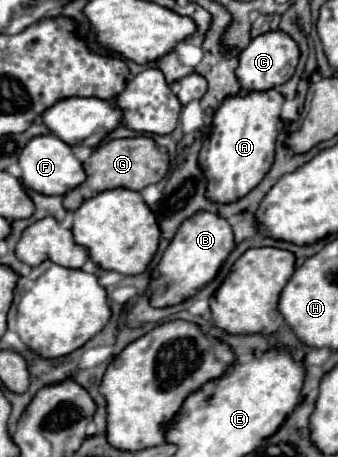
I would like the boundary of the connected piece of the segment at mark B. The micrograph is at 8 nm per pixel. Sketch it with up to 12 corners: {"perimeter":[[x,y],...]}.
{"perimeter":[[226,218],[184,220],[148,288],[162,308],[192,298],[234,250]]}

